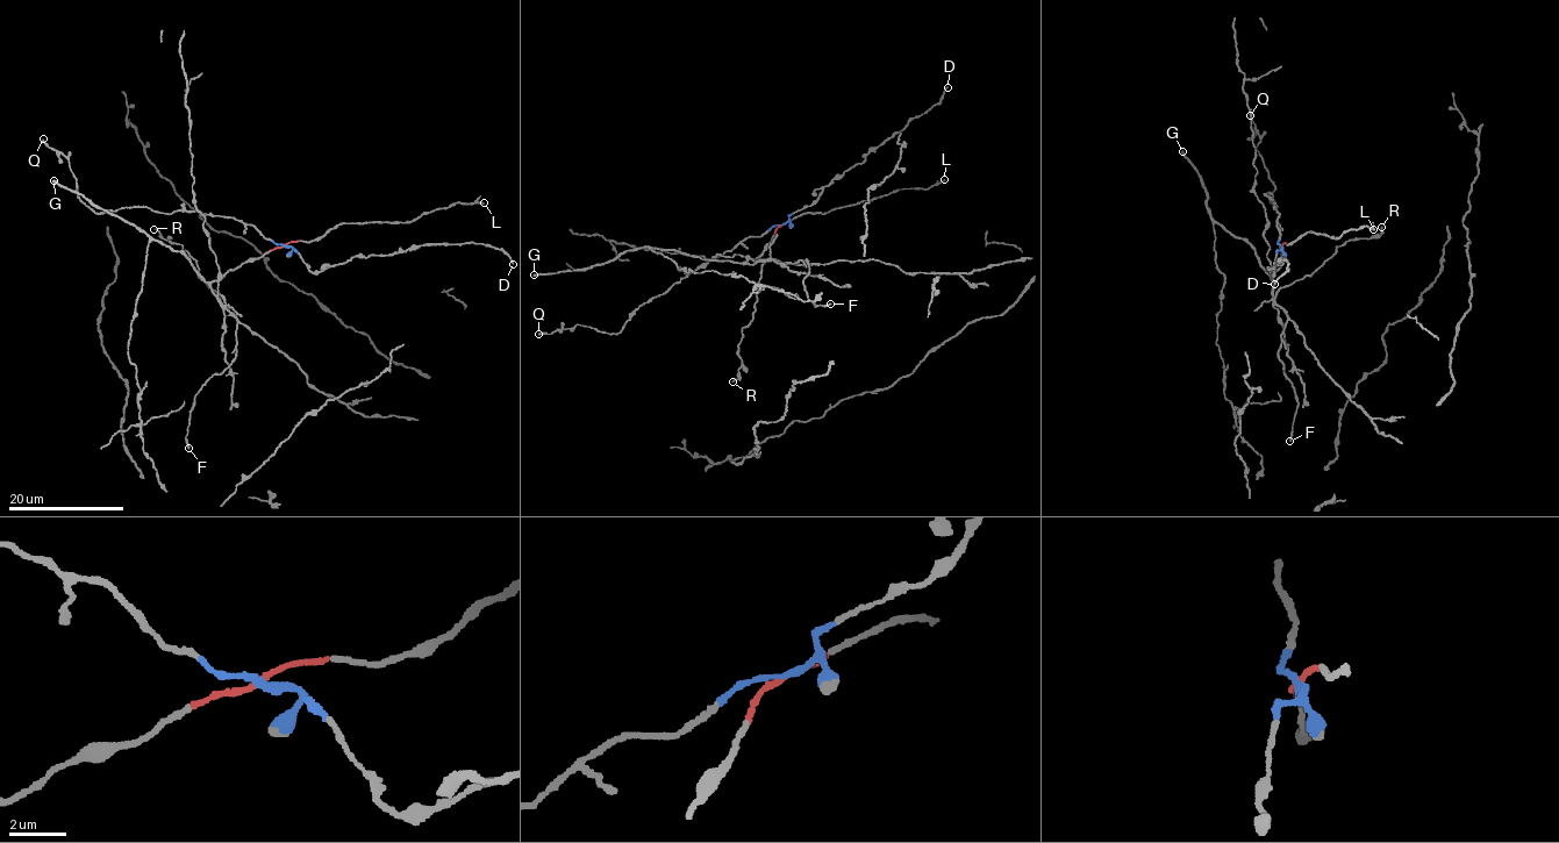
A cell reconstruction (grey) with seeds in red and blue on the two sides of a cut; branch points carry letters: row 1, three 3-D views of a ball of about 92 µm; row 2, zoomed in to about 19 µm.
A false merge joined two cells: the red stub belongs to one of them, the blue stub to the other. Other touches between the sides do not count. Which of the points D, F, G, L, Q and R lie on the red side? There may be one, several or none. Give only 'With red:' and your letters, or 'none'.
With red: F, G, L, R

